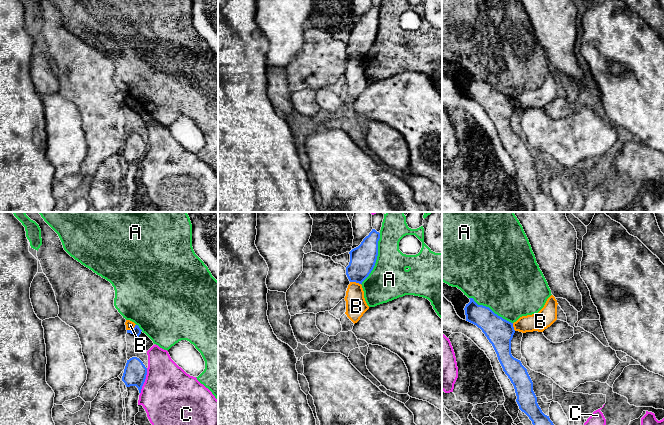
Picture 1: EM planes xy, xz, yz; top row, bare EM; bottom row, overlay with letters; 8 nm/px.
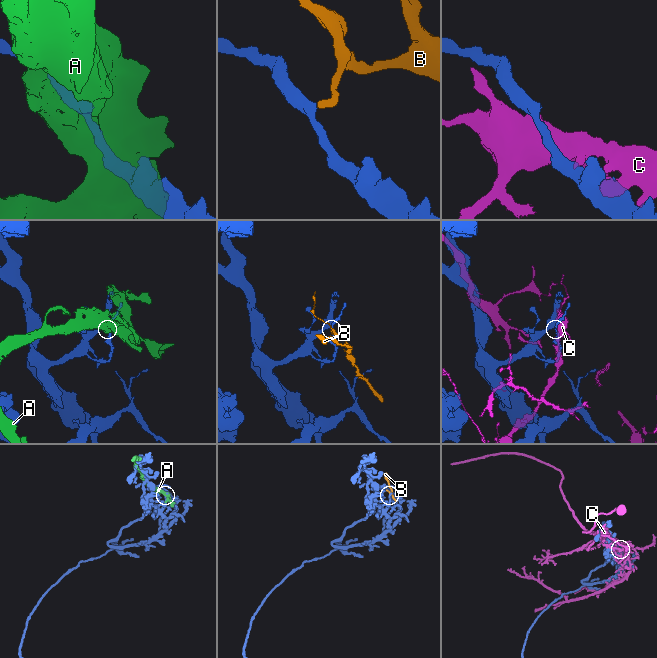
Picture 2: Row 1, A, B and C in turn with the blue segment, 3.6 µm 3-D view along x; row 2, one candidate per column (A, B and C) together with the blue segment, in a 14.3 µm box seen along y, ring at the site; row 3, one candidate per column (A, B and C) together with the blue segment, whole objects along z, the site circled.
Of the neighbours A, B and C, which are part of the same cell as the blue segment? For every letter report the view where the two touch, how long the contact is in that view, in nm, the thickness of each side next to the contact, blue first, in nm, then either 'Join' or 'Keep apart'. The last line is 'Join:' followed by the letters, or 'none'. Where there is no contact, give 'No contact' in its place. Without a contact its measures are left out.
A: Touches blue in xz. Shared border 440 nm. Thickness 200 nm (blue) against 320 nm. Keep apart
B: Touches blue in xz. Shared border 90 nm. Thickness 200 nm (blue) against 170 nm. Keep apart
C: Touches blue in xy. Shared border 220 nm. Thickness 180 nm (blue) against 460 nm. Keep apart
Join: none

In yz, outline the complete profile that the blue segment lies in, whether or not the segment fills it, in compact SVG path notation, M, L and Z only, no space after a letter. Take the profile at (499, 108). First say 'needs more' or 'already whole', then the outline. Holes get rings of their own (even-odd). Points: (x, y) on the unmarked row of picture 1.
already whole; M473 74L464 86L466 97L482 106L492 120L503 147L514 162L519 185L532 197L534 212L561 212L561 208L537 179L533 158L521 137L511 130L513 99L495 90L489 83L478 81Z

